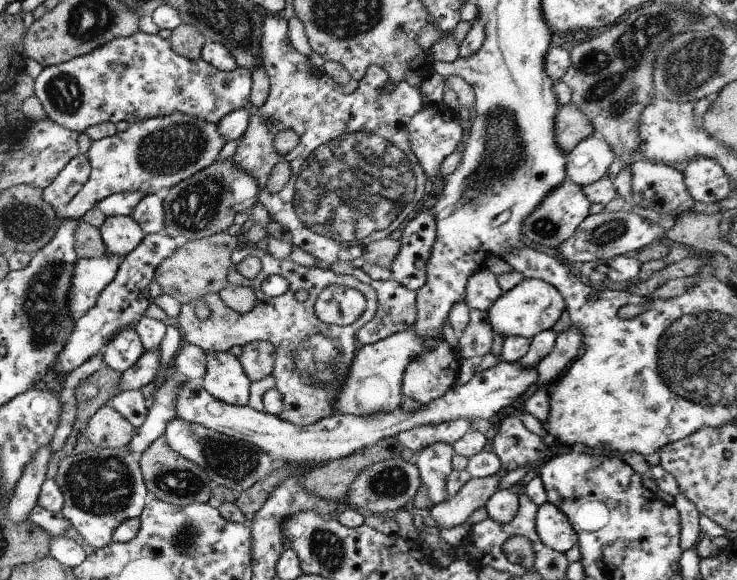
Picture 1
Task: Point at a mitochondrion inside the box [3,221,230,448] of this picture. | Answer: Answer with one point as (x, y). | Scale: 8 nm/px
(41, 307)

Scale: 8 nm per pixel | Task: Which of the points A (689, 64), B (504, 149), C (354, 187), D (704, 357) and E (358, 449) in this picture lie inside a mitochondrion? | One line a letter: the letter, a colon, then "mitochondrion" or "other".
A: mitochondrion
B: mitochondrion
C: mitochondrion
D: mitochondrion
E: other

